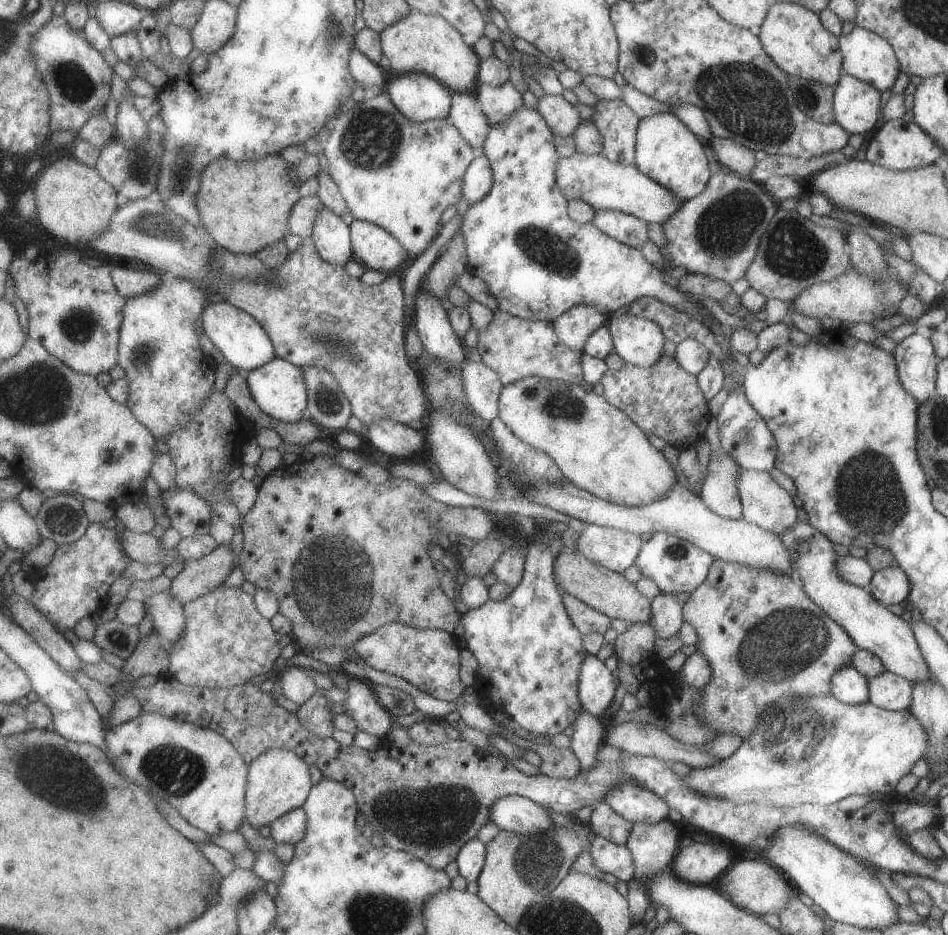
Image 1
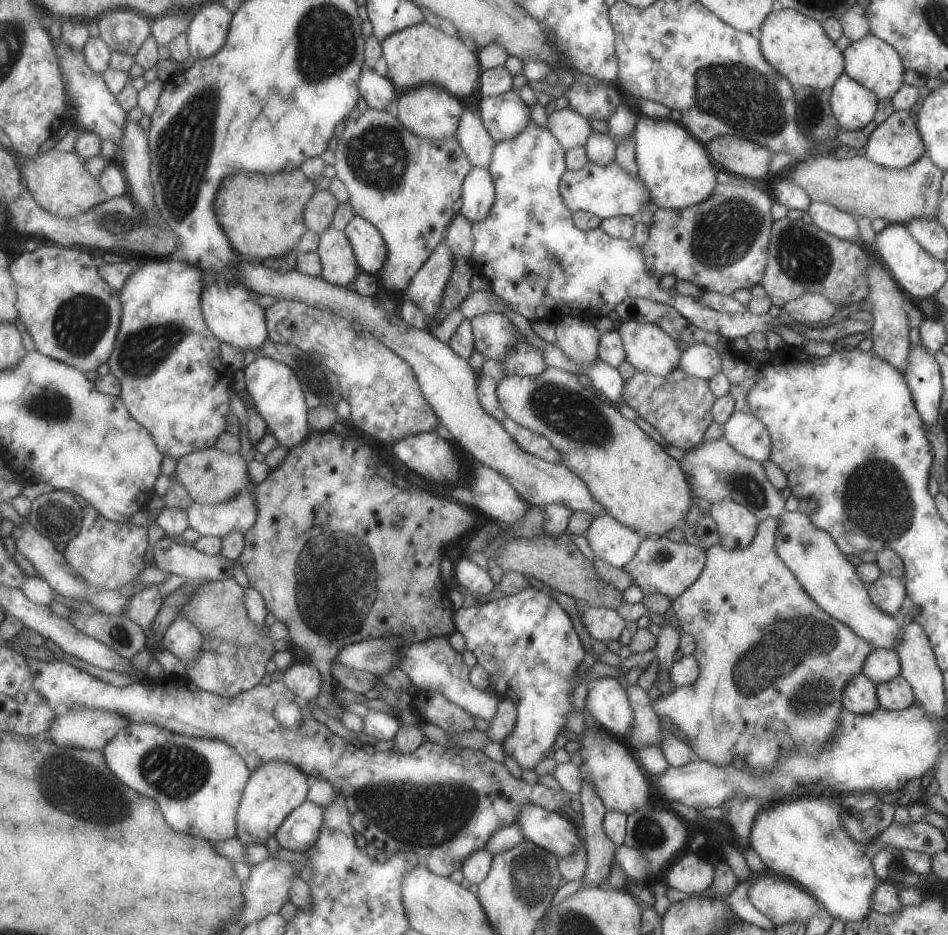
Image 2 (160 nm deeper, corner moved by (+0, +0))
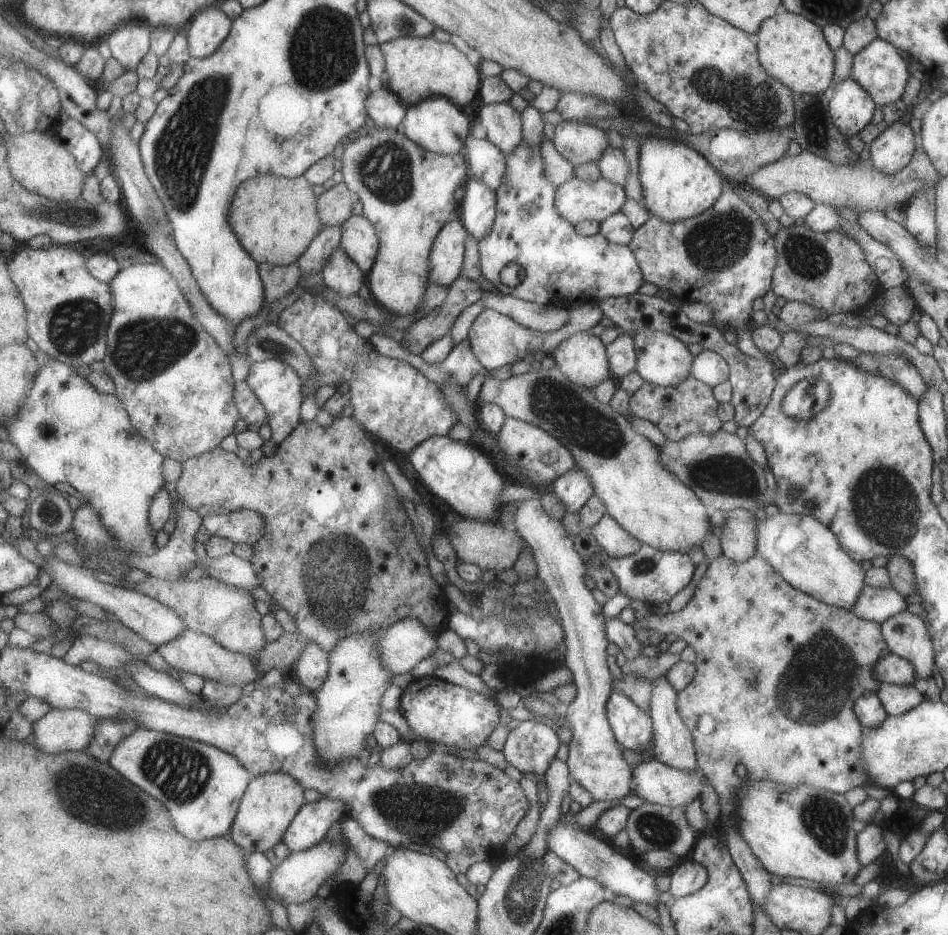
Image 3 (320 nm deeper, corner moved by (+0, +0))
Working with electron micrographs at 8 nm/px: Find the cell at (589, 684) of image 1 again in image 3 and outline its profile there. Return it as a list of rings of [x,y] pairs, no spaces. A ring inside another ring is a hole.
[[[612,690],[605,702],[605,714],[621,748],[643,752],[643,748],[649,748],[652,744],[651,718],[625,694]]]

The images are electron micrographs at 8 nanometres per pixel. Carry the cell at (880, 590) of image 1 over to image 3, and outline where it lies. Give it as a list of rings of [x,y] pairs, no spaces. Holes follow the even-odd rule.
[[[864,584],[852,608],[855,616],[880,624],[905,609],[906,603],[905,599],[891,586],[873,588]]]

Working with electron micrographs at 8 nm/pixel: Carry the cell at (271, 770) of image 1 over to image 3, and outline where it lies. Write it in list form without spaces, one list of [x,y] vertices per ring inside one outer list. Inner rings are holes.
[[[284,772],[254,777],[242,798],[229,836],[247,852],[267,852],[284,842],[287,829],[306,802],[306,789],[293,775]]]

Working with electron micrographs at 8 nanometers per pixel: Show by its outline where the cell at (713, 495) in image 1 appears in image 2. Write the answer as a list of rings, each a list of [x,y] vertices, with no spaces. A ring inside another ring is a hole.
[[[725,498],[712,502],[707,515],[717,524],[720,546],[745,548],[753,540],[758,521],[743,506]]]

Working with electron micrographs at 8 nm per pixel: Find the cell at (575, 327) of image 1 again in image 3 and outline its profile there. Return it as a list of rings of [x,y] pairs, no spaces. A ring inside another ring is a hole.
[[[577,332],[554,348],[552,358],[569,382],[591,392],[600,382],[612,378],[606,350],[598,335]]]

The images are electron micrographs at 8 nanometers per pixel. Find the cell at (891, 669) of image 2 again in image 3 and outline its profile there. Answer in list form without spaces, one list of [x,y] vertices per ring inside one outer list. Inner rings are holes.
[[[883,654],[871,668],[873,678],[880,683],[892,683],[895,685],[913,684],[913,666],[899,656]]]

